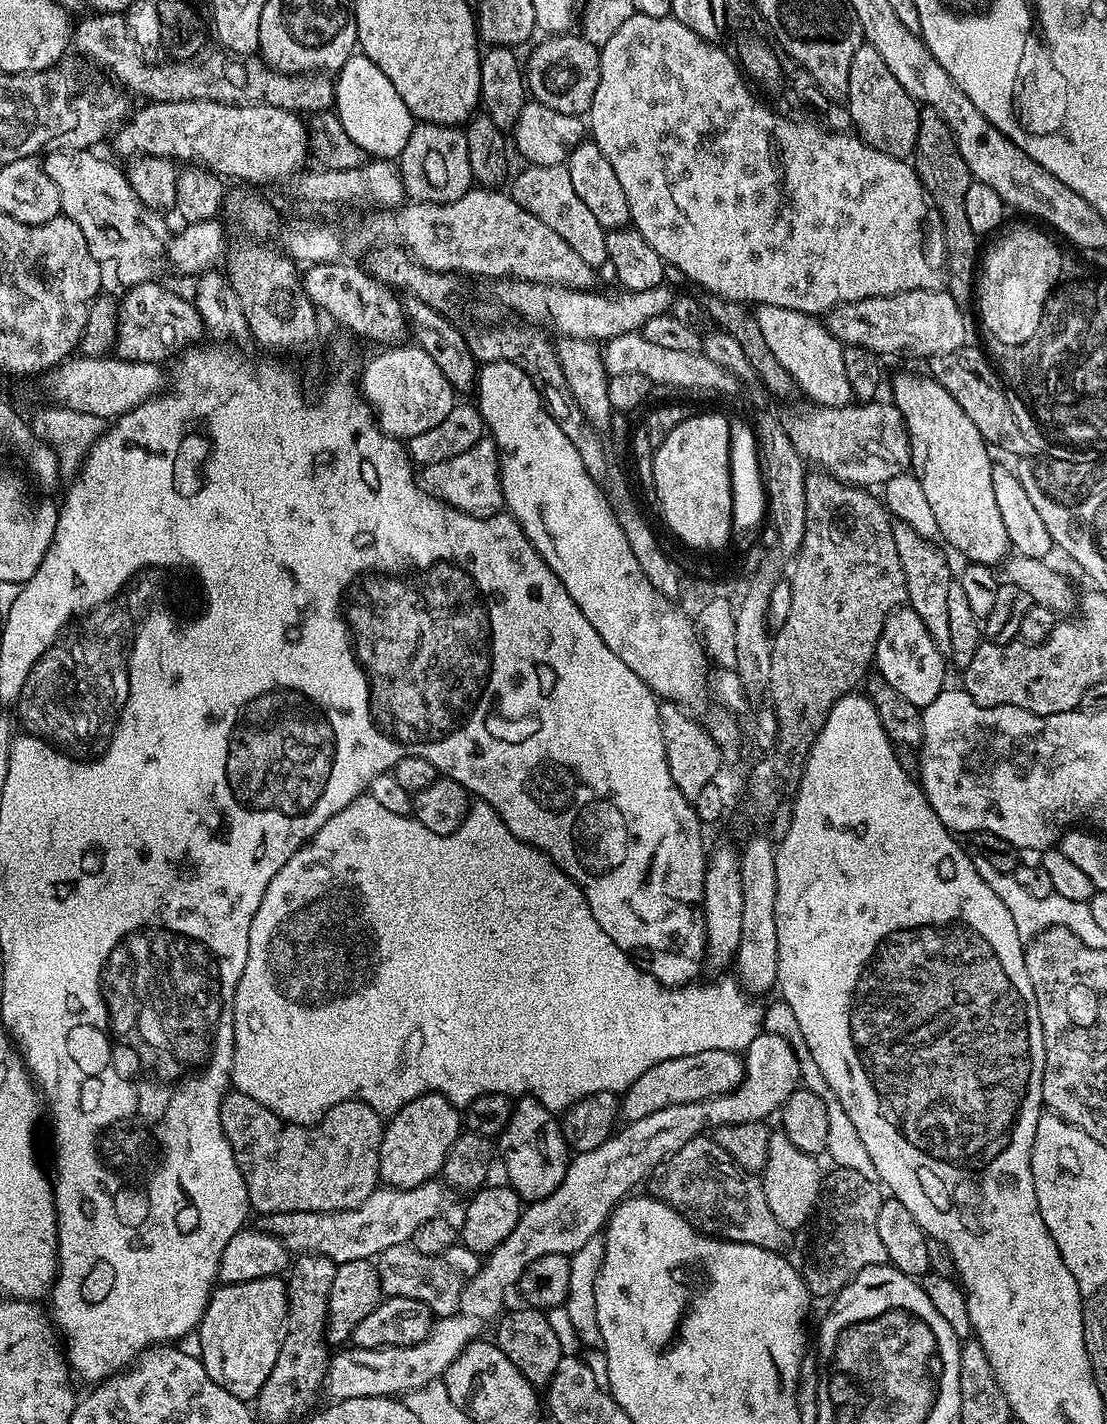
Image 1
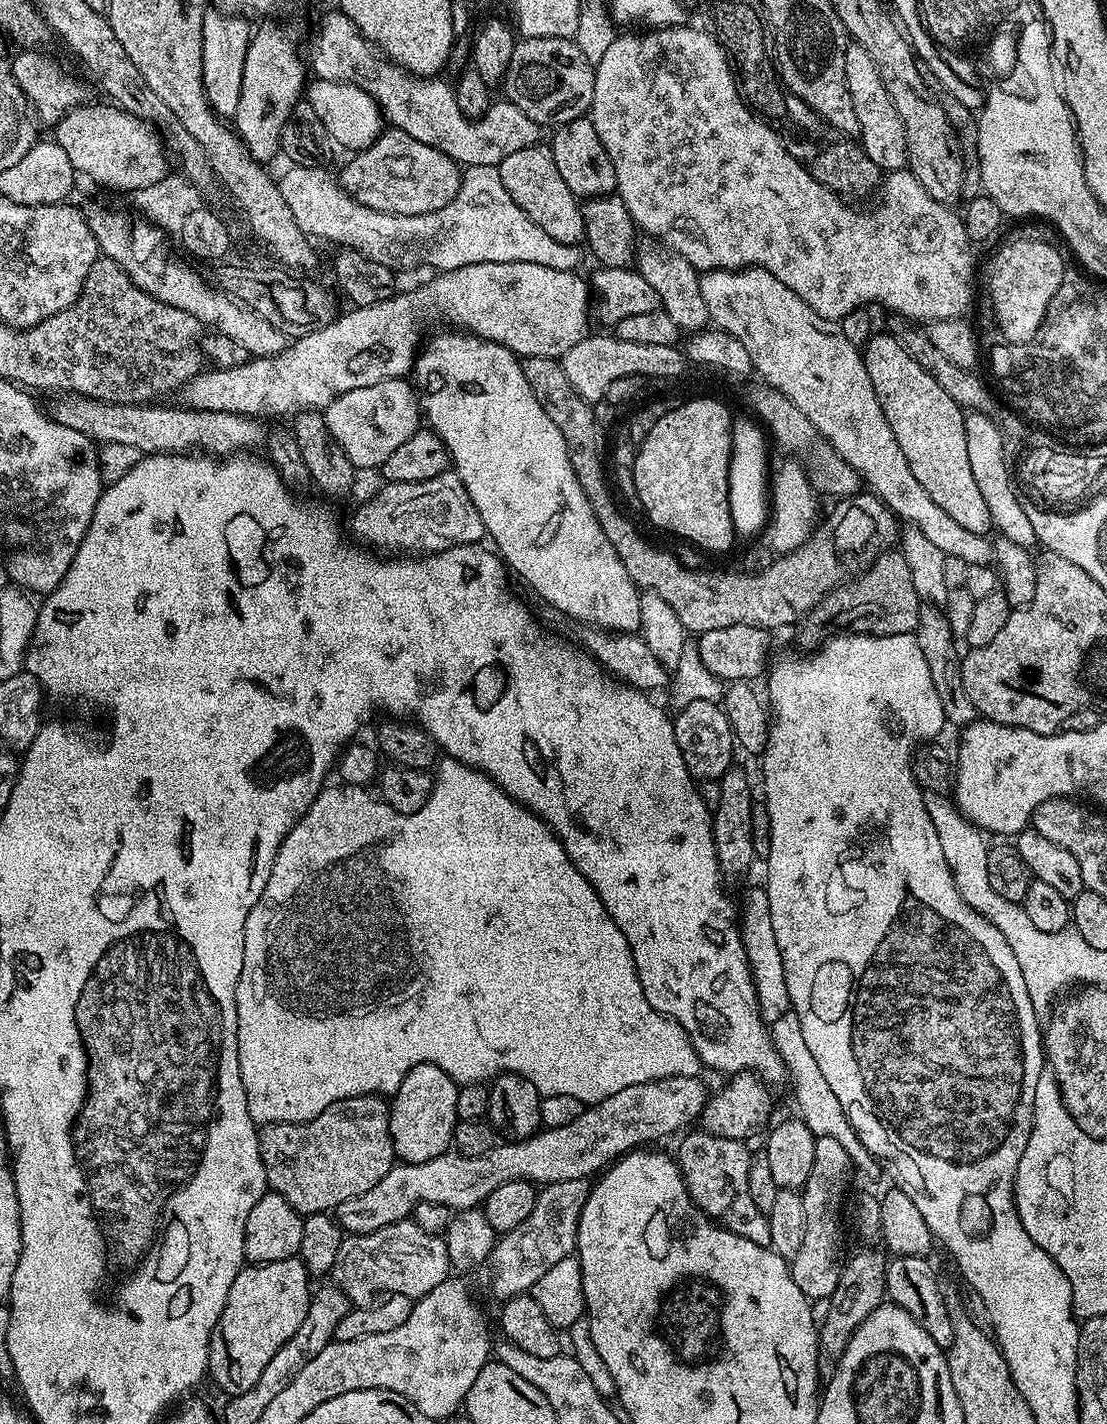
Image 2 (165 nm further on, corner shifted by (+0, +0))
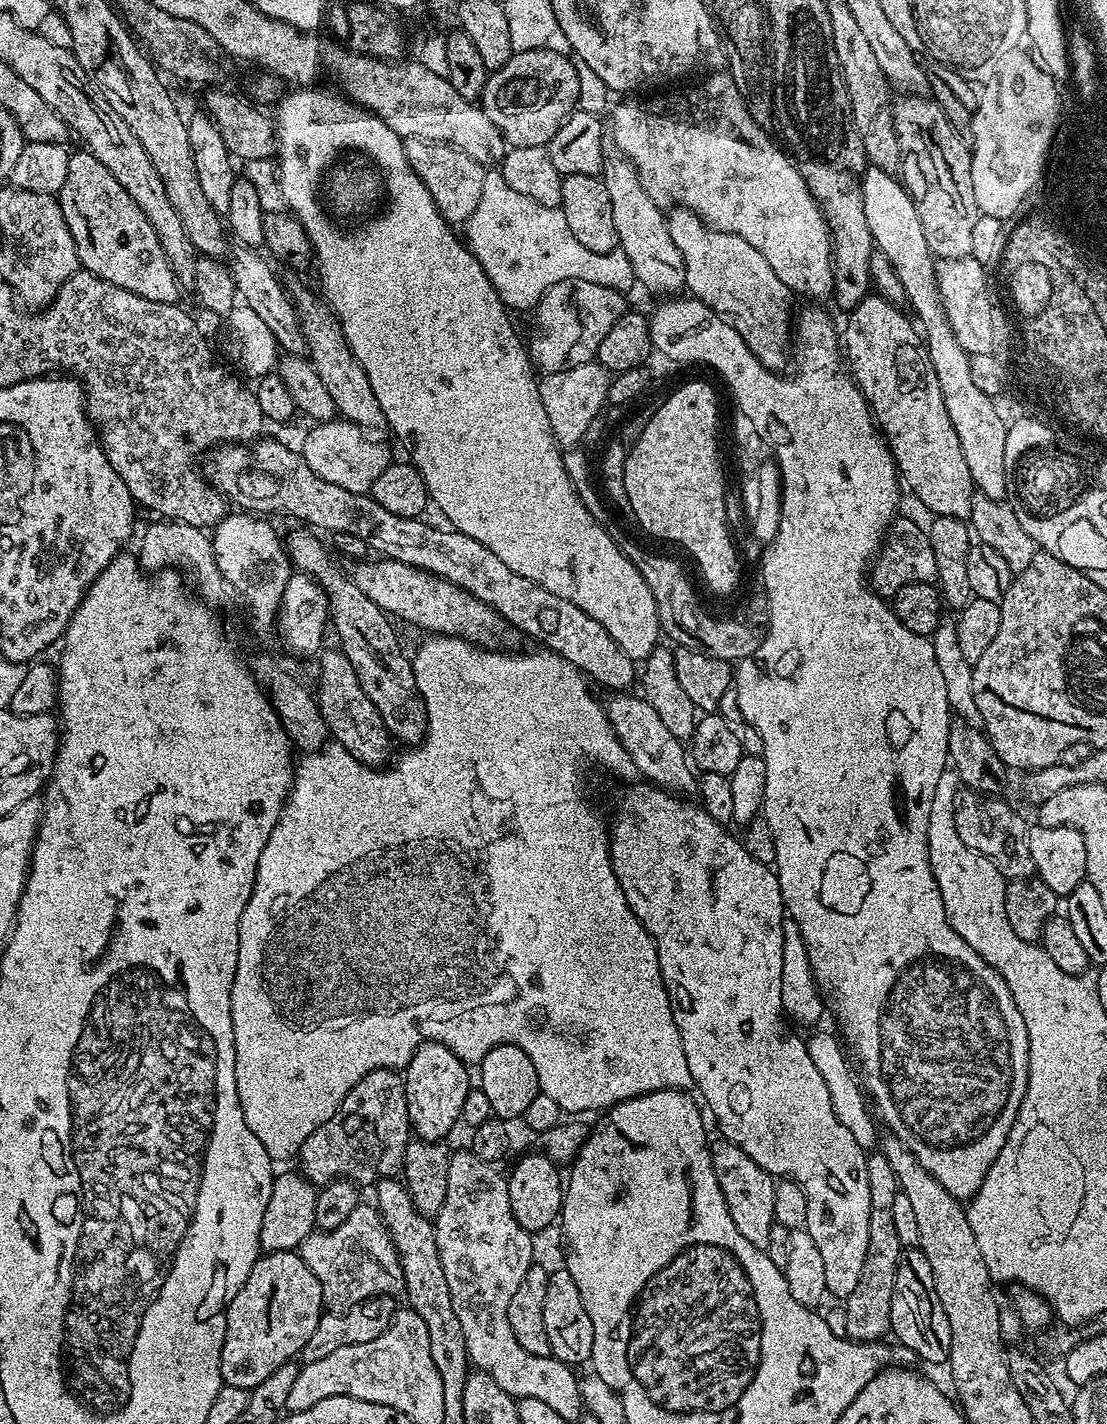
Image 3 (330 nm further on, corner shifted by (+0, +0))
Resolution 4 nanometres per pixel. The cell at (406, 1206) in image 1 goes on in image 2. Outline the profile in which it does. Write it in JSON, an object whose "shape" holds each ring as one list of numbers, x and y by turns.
{"shape":[[667,1076,665,1080,651,1080,645,1084,626,1086,626,1090,618,1090,618,1094,610,1094,610,1098,593,1103,581,1111,566,1126,544,1128,525,1140,516,1140,513,1144,497,1143,489,1152,478,1157,464,1157,455,1150,444,1150,439,1154,429,1155,415,1162,393,1163,391,1170,371,1190,366,1190,358,1198,350,1198,334,1209,337,1224,345,1233,361,1236,374,1230,382,1230,399,1220,407,1220,420,1203,436,1203,456,1212,467,1212,470,1208,480,1208,484,1199,498,1186,506,1186,511,1180,526,1180,537,1186,557,1184,567,1180,587,1181,588,1176,595,1177,601,1170,609,1167,614,1158,619,1158,629,1150,639,1149,647,1140,656,1140,659,1136,668,1136,676,1128,676,1116,696,1116,705,1111,706,1096,699,1079,691,1076]]}

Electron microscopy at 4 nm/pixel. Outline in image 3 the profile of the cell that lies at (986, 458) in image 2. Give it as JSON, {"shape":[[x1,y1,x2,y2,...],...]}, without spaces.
{"shape":[[869,167,862,176,862,191,864,213,873,243,894,266,904,286,907,301,910,304,912,302,911,311,914,316,916,311,915,319,922,329,928,357,934,366,934,374,938,374,938,386,942,386,942,402,946,402,946,414,950,414,950,422,958,434,958,442,962,442,962,455,970,470,972,487,981,496,1003,500,1008,494,1006,462,1010,451,1010,428,1007,423,1004,425,1004,420,996,409,997,401,982,394,982,390,978,390,974,382,974,374,970,374,969,352,958,342,944,312,938,272,932,266,934,254,928,249,918,210,914,210,914,202,908,189,893,173]]}

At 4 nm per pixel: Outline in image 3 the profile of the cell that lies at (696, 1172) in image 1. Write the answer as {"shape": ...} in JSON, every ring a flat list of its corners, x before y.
{"shape":[[720,1142,712,1148,712,1165,718,1178,718,1186,722,1190,722,1198,730,1210,730,1218,734,1218,734,1226,738,1226,738,1234,746,1238,756,1248,767,1249,770,1242,770,1230,776,1219,774,1214,774,1198,776,1184,772,1173,766,1171,746,1150,737,1144]]}

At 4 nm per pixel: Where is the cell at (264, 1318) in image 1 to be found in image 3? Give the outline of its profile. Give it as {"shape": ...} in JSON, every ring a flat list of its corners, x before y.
{"shape":[[295,1251,270,1252,257,1260,238,1294,234,1294,228,1303,226,1311,228,1317,220,1355,220,1373,224,1384,251,1390,270,1378,274,1370,289,1363,306,1346,306,1338,314,1334,314,1326,318,1326,325,1311,324,1295,318,1278,314,1278,314,1270,310,1270,310,1266,306,1266,306,1262]]}

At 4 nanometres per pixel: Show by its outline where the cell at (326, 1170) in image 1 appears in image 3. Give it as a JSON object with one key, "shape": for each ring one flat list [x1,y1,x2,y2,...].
{"shape":[[378,1068,366,1074,342,1098,339,1112,322,1122,314,1134,300,1144,298,1151,299,1171,314,1186,323,1186,332,1180,375,1181,377,1177,388,1178,401,1171,404,1151,410,1141,410,1125,406,1110,406,1086,403,1075,391,1068]]}

